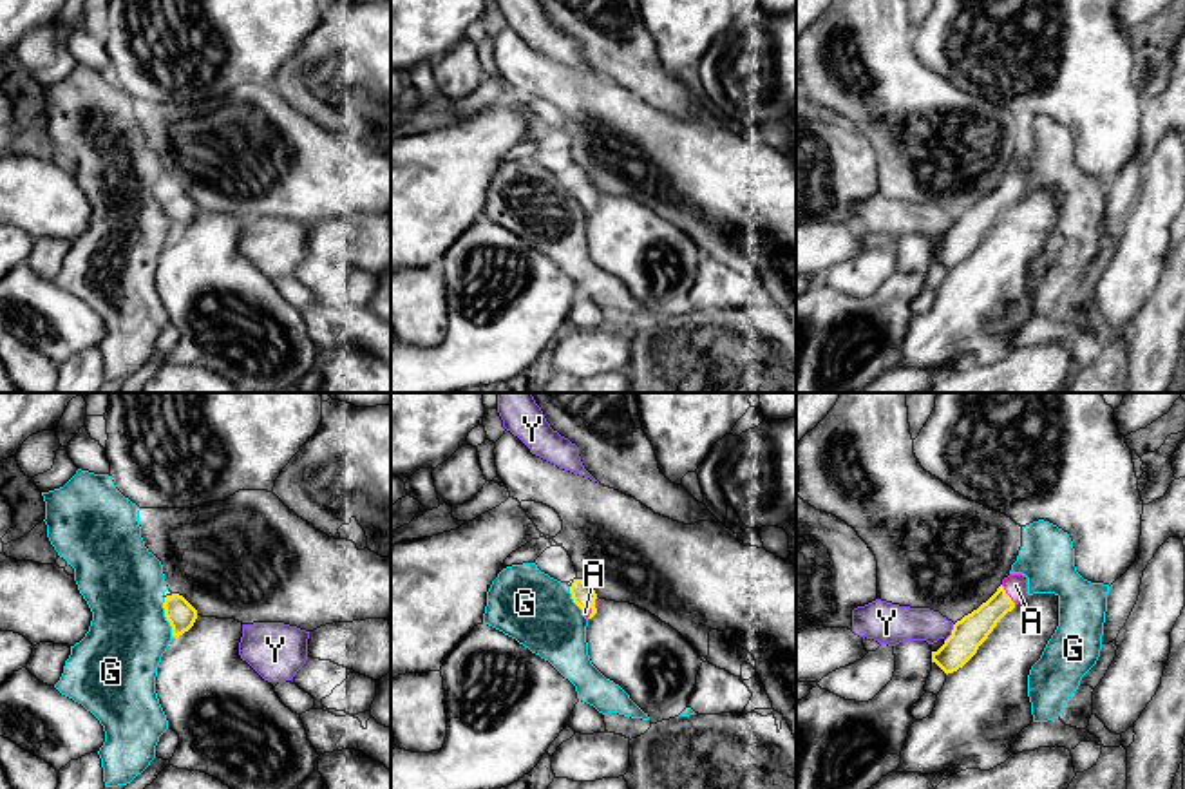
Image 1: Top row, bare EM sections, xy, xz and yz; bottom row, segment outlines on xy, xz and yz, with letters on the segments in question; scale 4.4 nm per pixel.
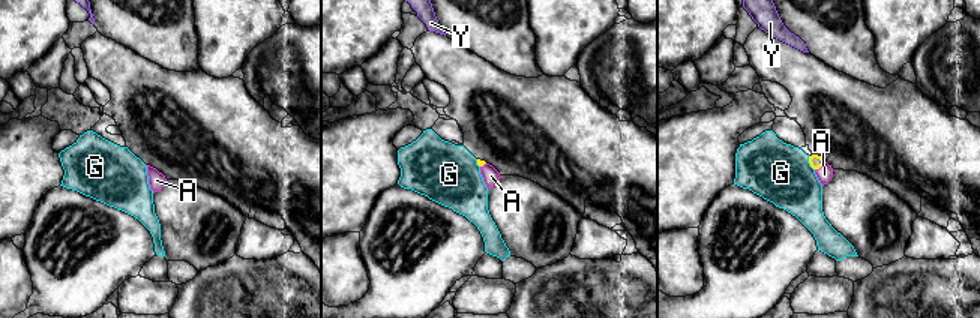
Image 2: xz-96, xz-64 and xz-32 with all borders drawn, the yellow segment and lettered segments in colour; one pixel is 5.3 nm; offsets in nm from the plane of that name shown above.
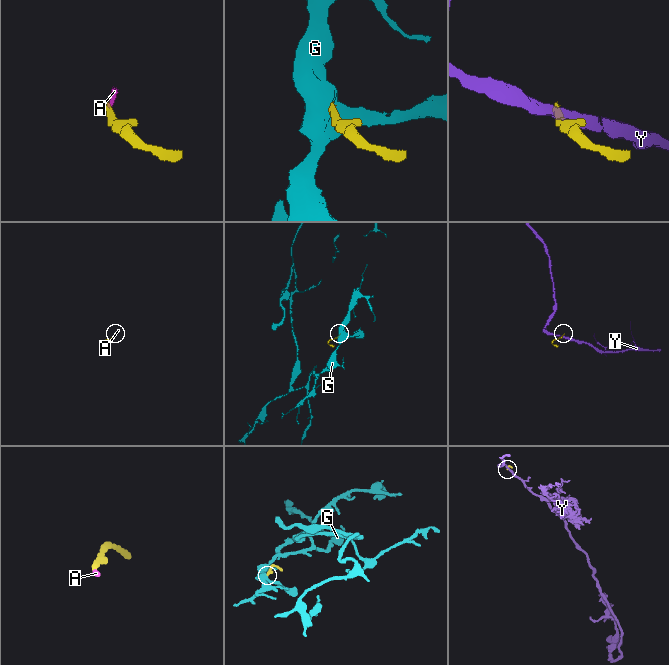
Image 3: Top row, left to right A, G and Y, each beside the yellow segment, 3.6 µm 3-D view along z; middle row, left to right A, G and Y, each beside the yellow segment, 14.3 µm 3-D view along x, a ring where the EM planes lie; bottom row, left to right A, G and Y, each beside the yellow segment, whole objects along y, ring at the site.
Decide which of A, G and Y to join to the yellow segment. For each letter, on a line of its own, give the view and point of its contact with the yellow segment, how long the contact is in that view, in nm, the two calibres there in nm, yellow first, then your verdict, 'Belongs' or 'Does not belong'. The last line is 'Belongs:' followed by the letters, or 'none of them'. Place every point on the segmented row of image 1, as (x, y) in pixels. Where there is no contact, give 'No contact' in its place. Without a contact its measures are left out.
A: Touches yellow at yz (1008, 596). Shared border 120 nm. Thickness 150 nm (yellow) against 110 nm. Belongs
G: Touches yellow at xy (165, 616). Shared border 180 nm. Thickness 130 nm (yellow) against 360 nm. Does not belong
Y: Touches yellow at yz (952, 634). Shared border 90 nm. Thickness 150 nm (yellow) against 160 nm. Does not belong
Belongs: A

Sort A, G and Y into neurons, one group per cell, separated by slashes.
A / G / Y

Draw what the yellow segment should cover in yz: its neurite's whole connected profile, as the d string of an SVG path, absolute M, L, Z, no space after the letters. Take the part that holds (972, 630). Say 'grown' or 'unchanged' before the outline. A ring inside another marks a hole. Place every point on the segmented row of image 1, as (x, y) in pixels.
grown | M1010 574L1004 577L1002 585L986 603L953 624L952 635L937 651L932 651L932 662L946 675L962 668L977 653L997 623L1026 597L1026 575Z

